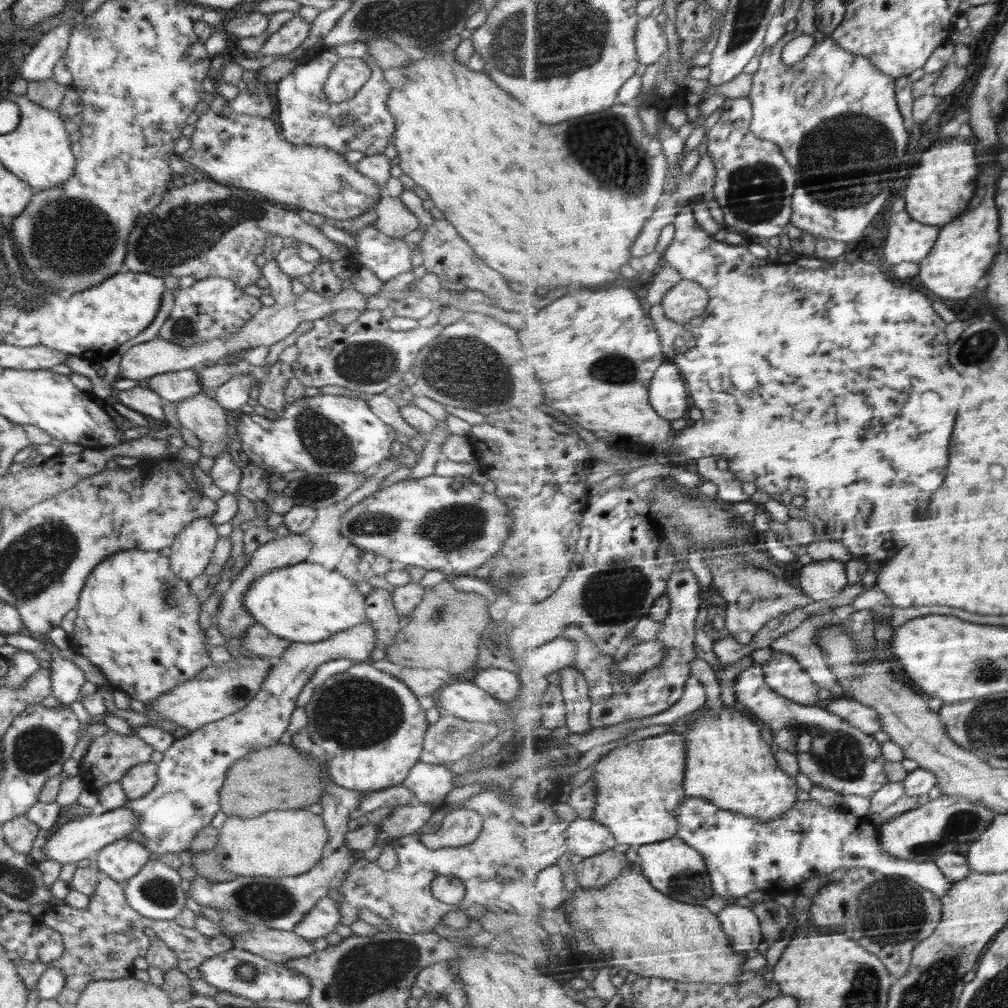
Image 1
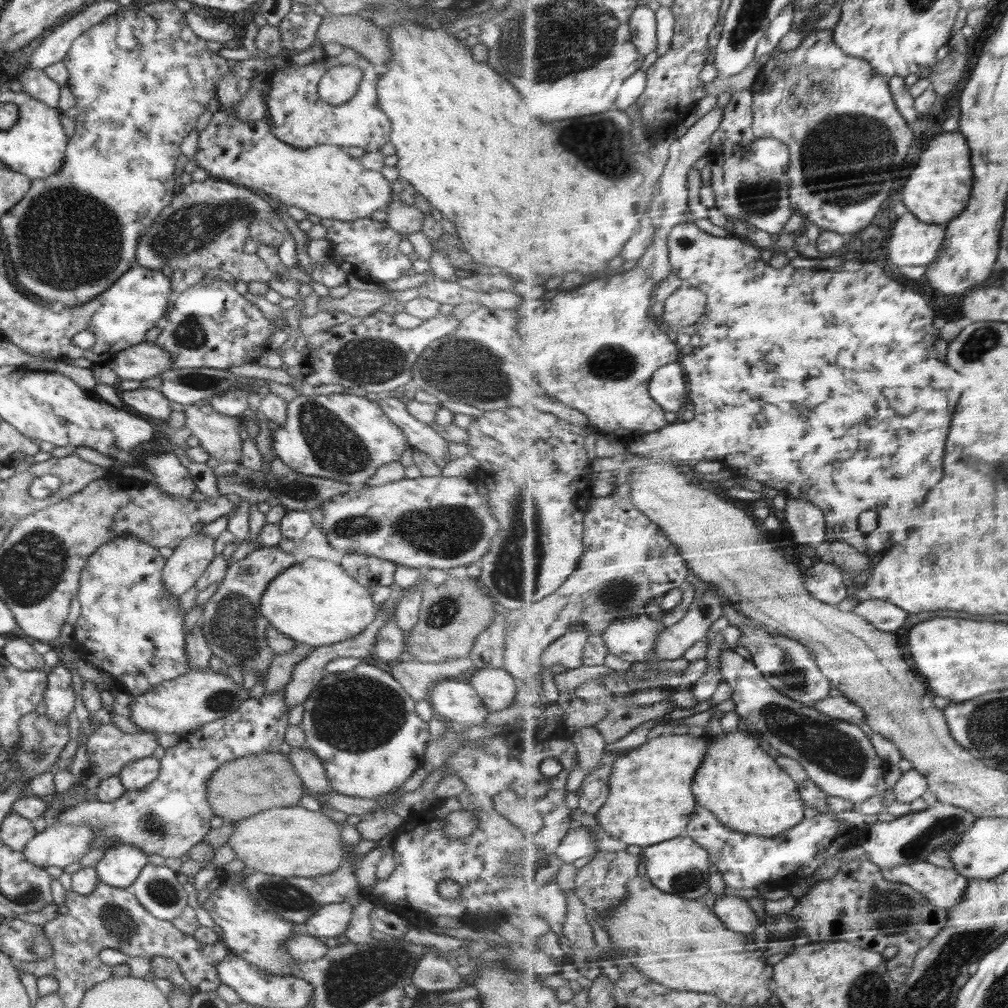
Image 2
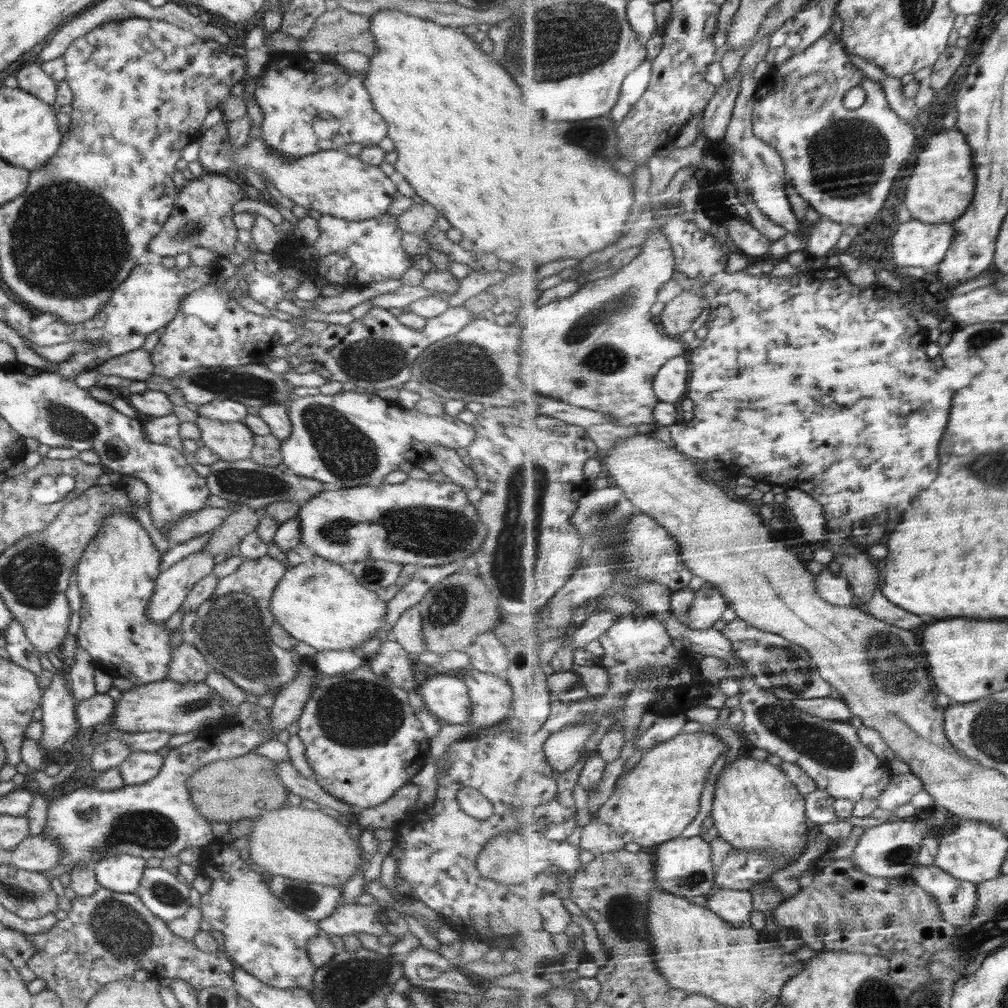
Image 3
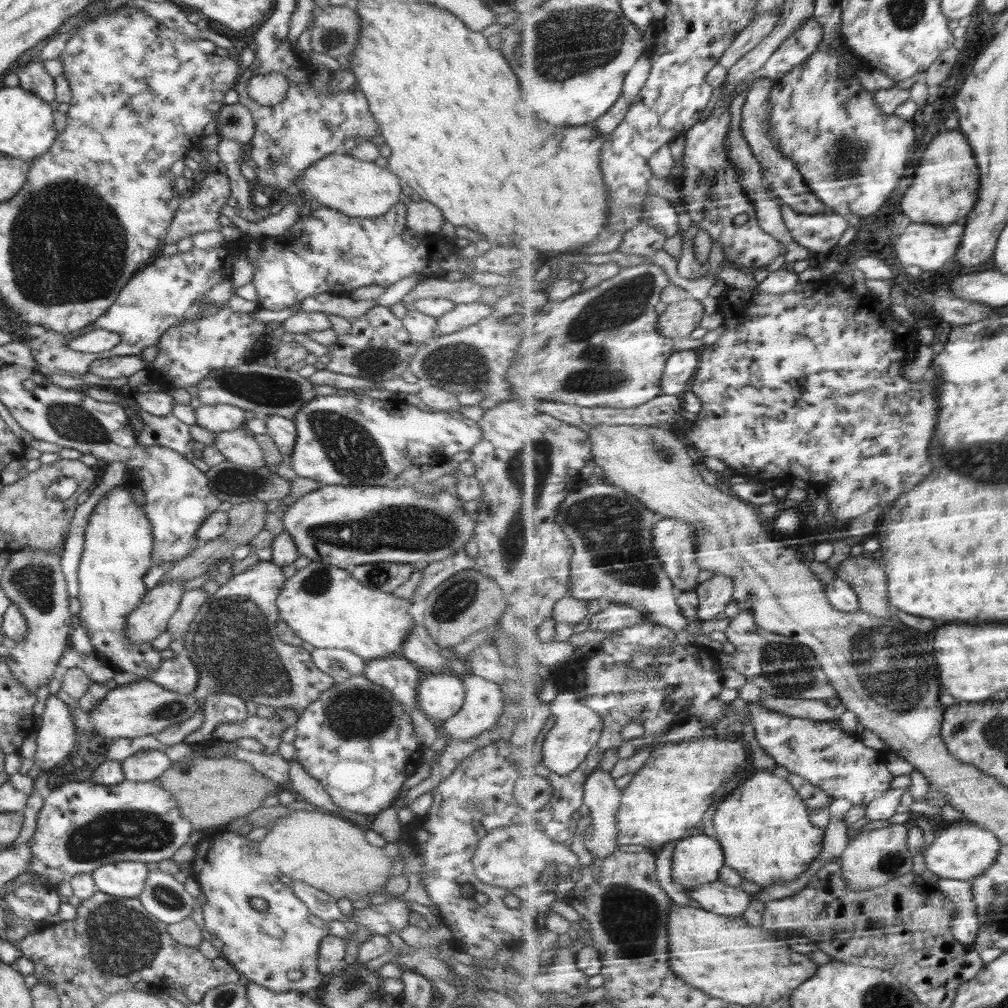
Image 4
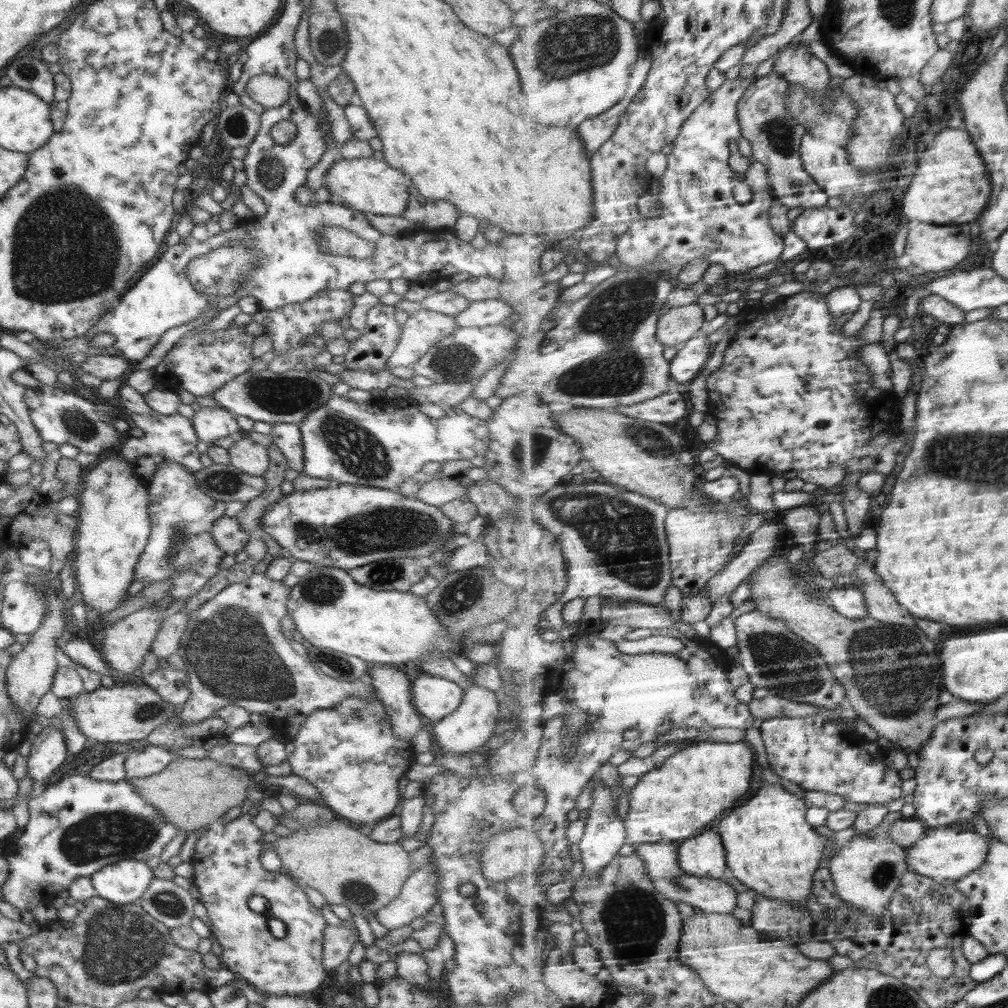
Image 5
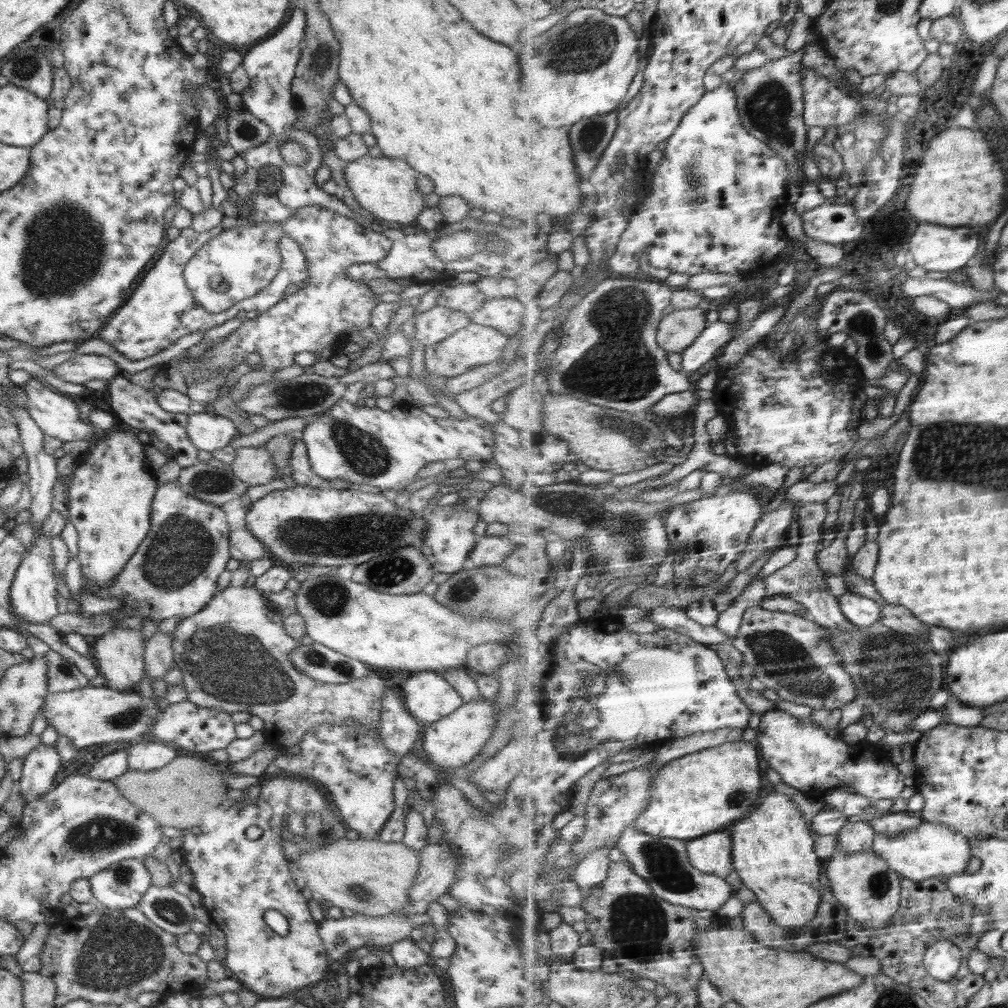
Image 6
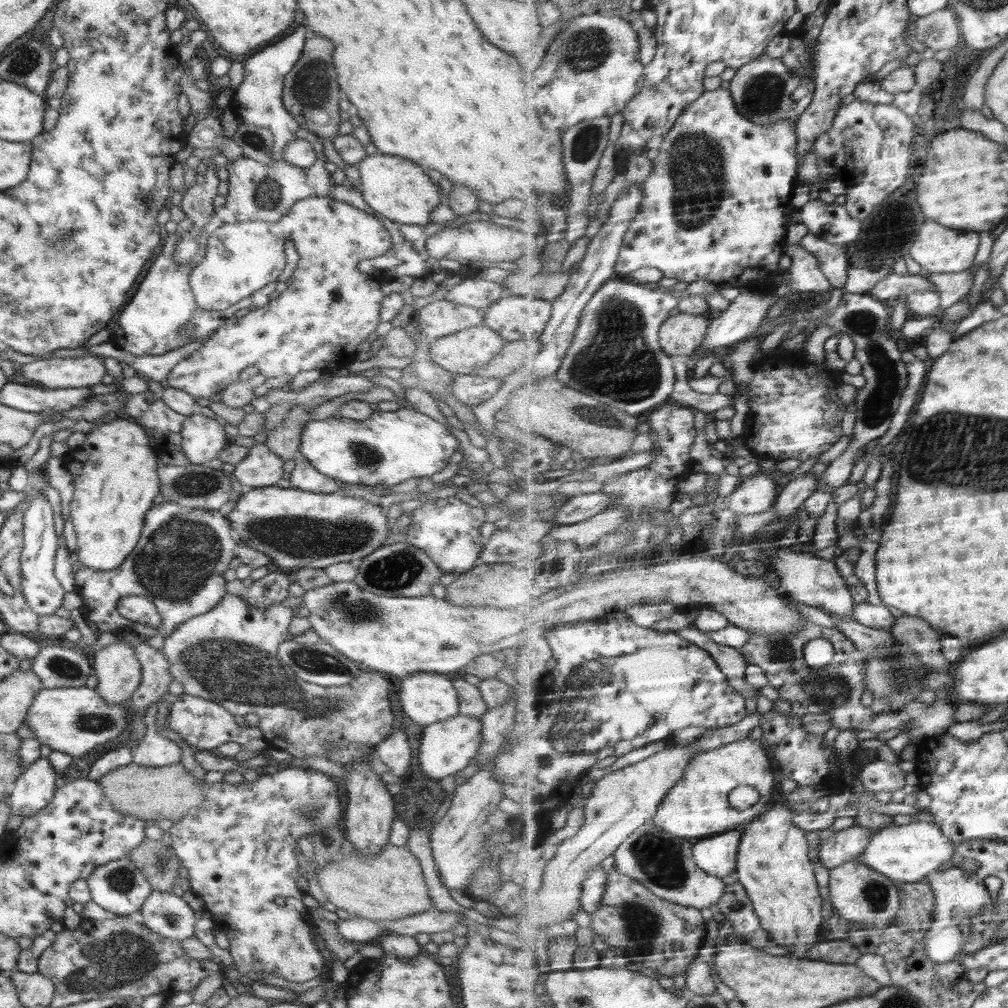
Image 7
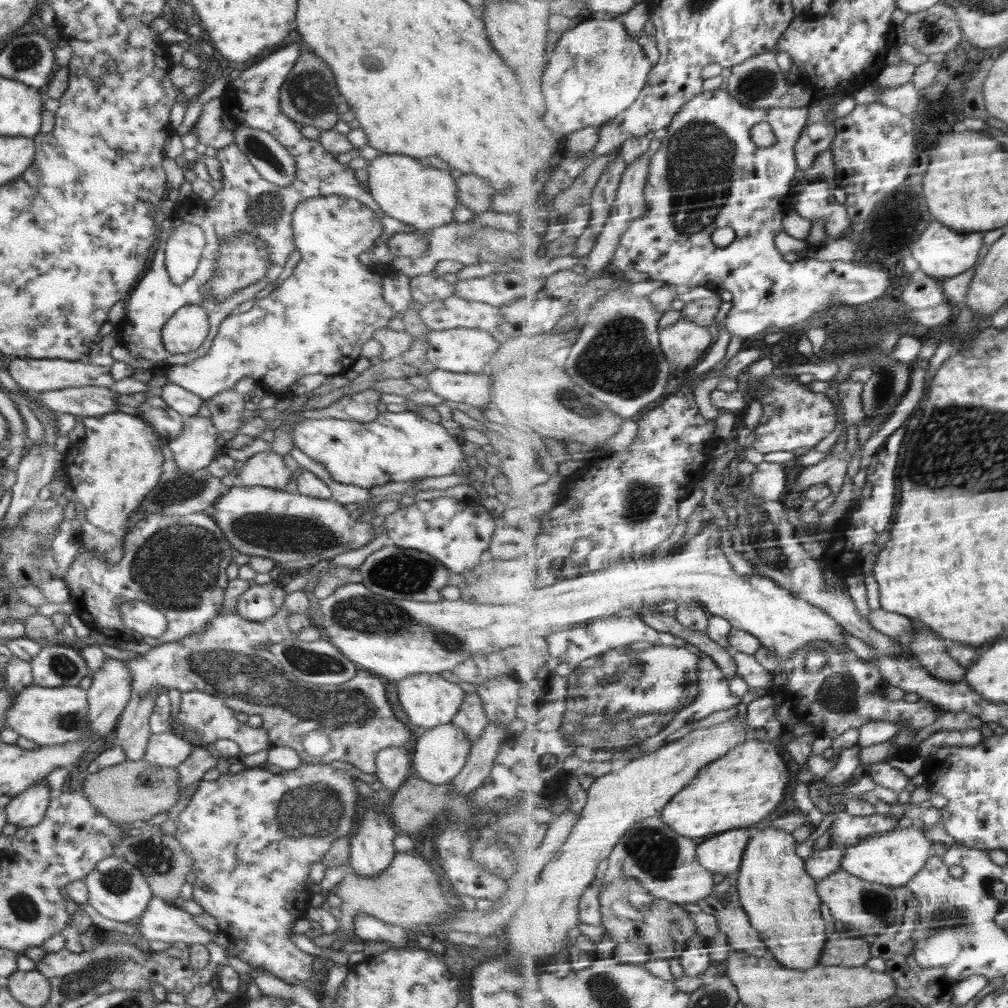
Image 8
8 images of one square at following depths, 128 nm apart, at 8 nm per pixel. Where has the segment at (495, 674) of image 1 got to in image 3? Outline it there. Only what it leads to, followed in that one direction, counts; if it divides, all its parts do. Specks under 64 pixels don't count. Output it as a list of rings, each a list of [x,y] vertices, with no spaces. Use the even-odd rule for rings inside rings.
[[[469,668],[468,674],[460,676],[468,687],[468,695],[472,701],[470,725],[496,725],[505,720],[512,708],[513,692],[505,677],[492,673],[482,673]]]

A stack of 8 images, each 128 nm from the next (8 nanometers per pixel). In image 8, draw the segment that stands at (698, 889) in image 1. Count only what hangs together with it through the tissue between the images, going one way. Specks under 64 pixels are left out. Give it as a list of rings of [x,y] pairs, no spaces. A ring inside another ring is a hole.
[[[746,828],[712,836],[699,844],[698,859],[710,871],[724,876],[741,871],[753,835],[754,830]]]

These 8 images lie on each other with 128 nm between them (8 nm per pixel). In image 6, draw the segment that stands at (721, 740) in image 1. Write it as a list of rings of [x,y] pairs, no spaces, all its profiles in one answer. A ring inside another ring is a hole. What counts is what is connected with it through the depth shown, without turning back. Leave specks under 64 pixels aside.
[[[773,791],[766,797],[766,802],[758,807],[752,815],[732,825],[729,830],[734,838],[734,866],[746,887],[757,892],[758,899],[773,915],[778,925],[804,927],[818,918],[823,898],[823,887],[820,878],[821,858],[816,852],[816,838],[811,824],[804,818],[804,812],[796,806],[790,795]]]

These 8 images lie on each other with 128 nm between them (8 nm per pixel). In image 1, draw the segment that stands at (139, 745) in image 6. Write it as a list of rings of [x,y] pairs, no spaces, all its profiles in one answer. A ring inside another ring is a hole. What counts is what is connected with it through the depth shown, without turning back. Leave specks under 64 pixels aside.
[[[150,761],[132,766],[119,780],[129,800],[138,800],[146,796],[156,782],[158,782],[157,764]]]

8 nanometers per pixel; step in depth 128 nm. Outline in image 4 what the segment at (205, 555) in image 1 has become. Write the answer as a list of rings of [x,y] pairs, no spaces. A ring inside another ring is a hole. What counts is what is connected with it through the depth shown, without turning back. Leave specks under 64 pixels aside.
[[[170,579],[158,583],[126,618],[126,637],[134,643],[150,643],[166,631],[168,621],[180,604],[184,583]]]

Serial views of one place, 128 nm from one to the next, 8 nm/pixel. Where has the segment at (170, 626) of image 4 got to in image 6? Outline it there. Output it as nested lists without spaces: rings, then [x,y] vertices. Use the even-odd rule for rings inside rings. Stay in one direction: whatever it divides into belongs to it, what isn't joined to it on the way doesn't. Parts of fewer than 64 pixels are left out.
[[[155,633],[144,644],[145,673],[152,681],[160,679],[175,666],[172,633]]]

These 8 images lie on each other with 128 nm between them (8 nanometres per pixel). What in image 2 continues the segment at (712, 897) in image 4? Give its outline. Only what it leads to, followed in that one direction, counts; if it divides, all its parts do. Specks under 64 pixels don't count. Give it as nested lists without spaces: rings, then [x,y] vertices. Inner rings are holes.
[[[725,896],[718,899],[713,907],[717,916],[730,928],[739,933],[754,935],[754,930],[762,924],[756,910],[747,899]]]

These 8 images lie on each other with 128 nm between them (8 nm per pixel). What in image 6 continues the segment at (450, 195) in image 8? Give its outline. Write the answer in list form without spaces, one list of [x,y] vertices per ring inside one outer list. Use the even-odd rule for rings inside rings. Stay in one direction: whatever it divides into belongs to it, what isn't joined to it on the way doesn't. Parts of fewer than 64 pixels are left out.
[[[368,154],[346,164],[344,180],[362,209],[372,212],[382,220],[409,224],[416,222],[418,214],[426,208],[416,174],[416,170],[400,158],[388,158],[384,155],[372,157]]]

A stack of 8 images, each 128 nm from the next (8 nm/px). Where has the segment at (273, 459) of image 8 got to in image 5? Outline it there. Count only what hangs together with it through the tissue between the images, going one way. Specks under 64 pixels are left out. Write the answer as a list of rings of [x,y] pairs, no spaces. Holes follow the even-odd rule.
[[[248,436],[236,438],[228,449],[229,464],[249,476],[263,476],[269,466],[267,449]]]

